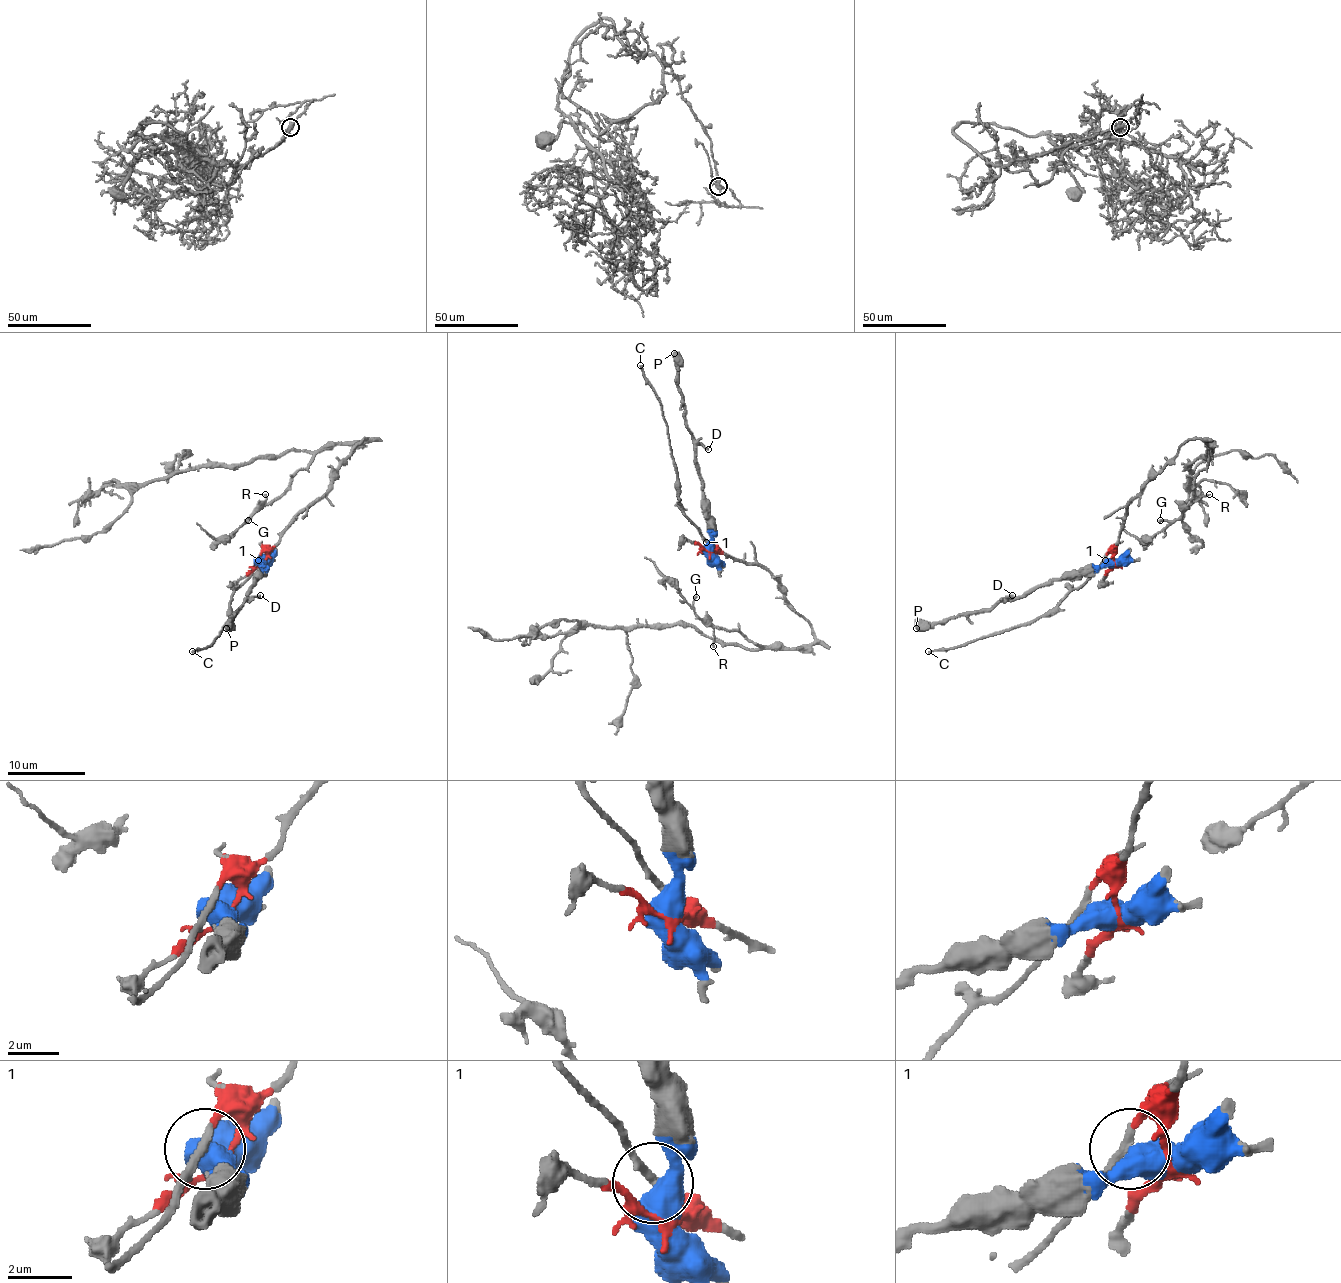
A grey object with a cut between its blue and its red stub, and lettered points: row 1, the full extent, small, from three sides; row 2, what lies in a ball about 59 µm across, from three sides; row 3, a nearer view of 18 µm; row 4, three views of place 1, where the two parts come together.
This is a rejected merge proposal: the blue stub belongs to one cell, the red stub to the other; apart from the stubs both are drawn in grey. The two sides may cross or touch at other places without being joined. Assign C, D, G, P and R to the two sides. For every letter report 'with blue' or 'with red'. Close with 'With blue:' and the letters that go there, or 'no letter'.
C: with red
D: with blue
G: with red
P: with blue
R: with red
With blue: D, P

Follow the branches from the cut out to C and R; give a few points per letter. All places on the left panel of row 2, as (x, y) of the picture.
C: (262, 564), (264, 552), (239, 585), (229, 603), (229, 619), (211, 644), (192, 652)
R: (262, 564), (280, 533), (329, 488), (338, 464), (366, 439), (325, 445), (270, 501), (264, 494)

